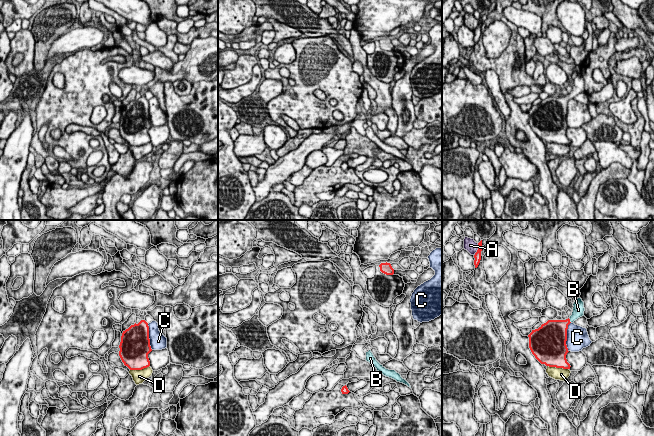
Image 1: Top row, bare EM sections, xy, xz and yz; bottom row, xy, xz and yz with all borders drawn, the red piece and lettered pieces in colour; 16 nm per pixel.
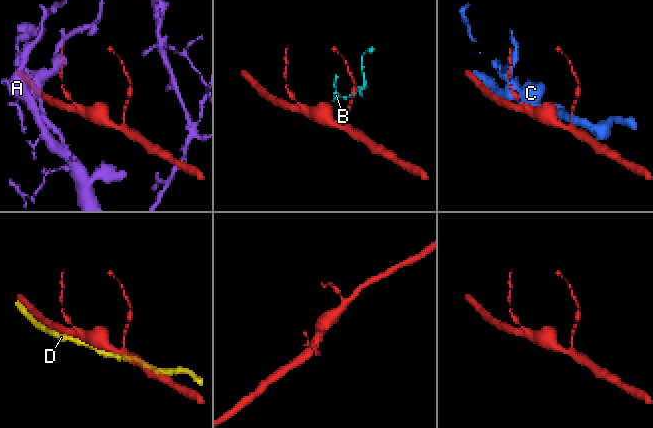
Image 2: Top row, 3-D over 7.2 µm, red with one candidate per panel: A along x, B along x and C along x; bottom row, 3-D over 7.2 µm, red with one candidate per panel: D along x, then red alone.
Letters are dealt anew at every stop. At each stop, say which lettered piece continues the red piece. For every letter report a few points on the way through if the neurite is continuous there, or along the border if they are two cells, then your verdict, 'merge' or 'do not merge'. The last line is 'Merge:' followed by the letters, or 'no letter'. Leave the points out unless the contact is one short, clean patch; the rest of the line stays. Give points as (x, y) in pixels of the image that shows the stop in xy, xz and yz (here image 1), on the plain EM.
A: do not merge
B: way yz (557, 105), (569, 96), (578, 86); merge
C: do not merge
D: do not merge
Merge: B

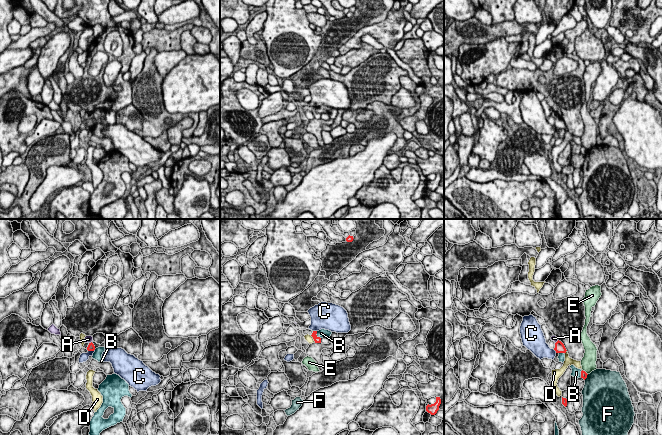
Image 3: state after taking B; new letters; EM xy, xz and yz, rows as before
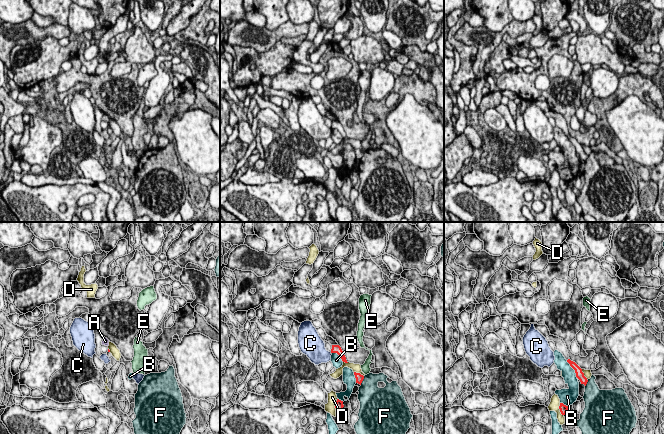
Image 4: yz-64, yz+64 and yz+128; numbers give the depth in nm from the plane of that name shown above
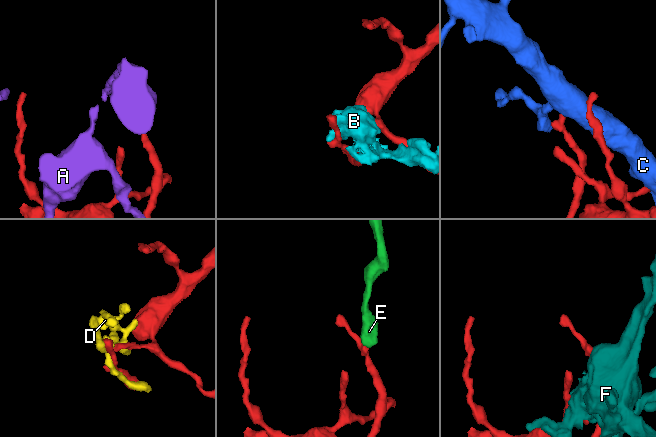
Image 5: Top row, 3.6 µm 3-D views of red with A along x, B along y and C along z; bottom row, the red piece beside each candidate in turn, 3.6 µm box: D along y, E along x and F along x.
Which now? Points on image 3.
A: border yz (558, 116), (555, 119); do not merge
B: do not merge
C: do not merge
D: do not merge
E: border yz (582, 145), (587, 150); do not merge
F: do not merge
Merge: no letter

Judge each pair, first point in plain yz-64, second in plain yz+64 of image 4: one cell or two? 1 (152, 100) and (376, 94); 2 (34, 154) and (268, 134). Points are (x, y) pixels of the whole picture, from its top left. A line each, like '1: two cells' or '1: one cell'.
1: one cell
2: one cell

